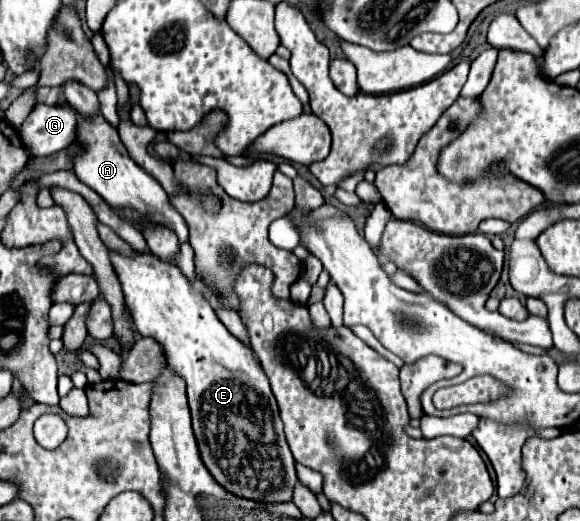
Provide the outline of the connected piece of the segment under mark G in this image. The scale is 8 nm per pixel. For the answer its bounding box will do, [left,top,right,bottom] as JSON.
[20,103,78,157]

